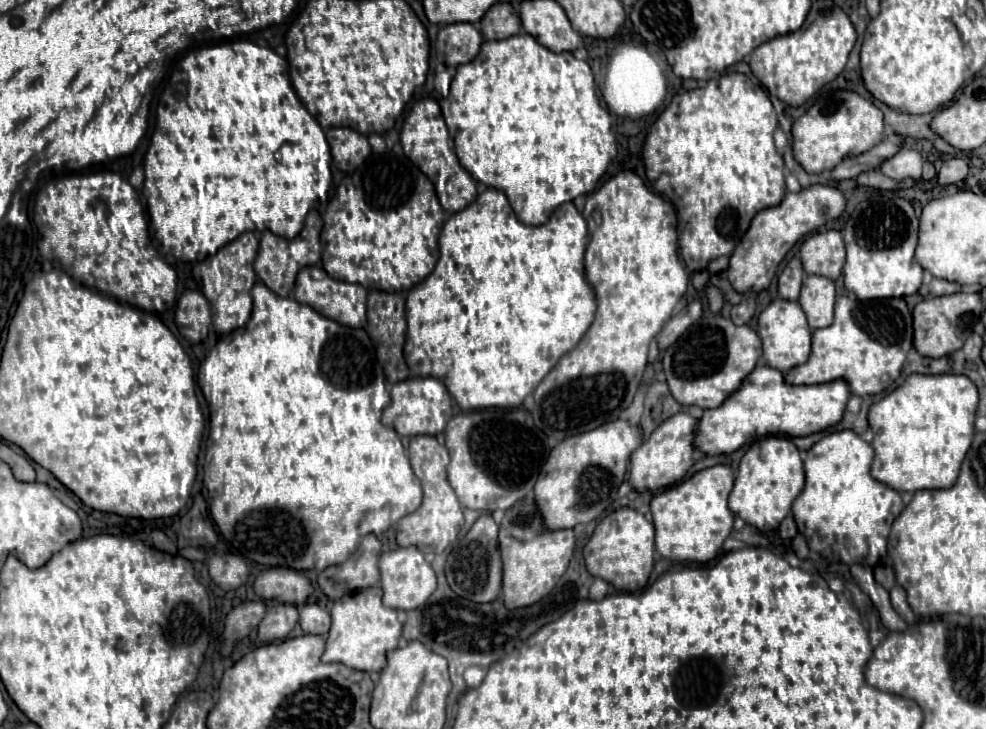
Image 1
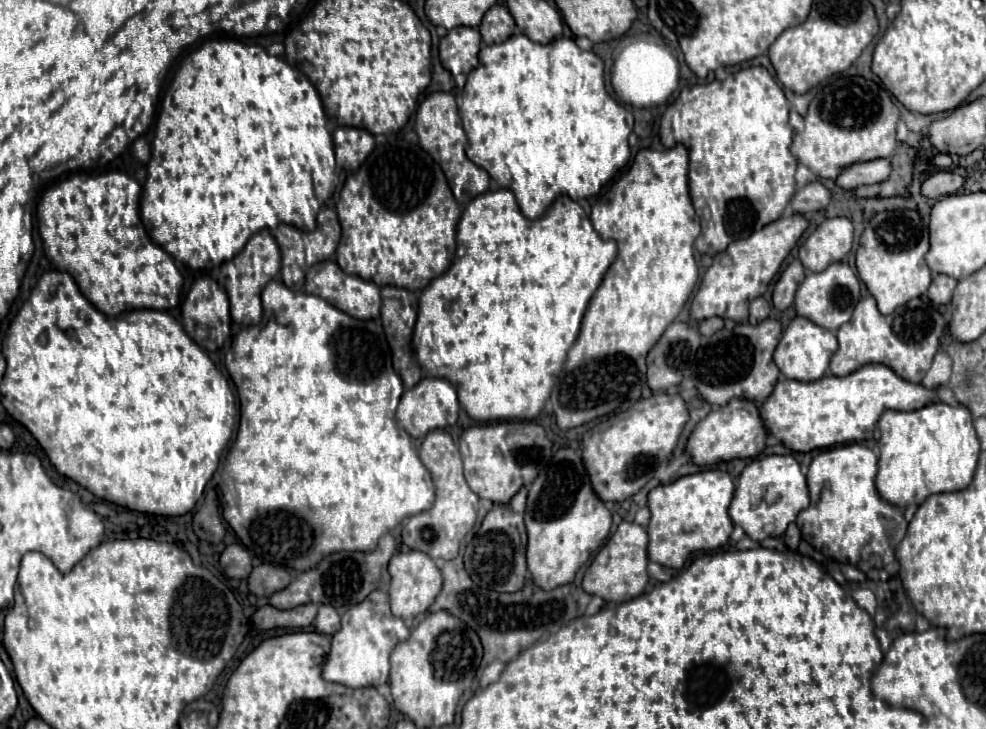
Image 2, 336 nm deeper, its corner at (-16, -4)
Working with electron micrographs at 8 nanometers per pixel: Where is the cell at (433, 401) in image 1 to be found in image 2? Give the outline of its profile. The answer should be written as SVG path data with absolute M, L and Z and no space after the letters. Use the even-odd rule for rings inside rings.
M426 377L416 387L404 391L400 405L396 409L396 421L412 437L424 437L432 429L444 429L444 427L454 425L458 419L458 409L460 405L458 405L456 389L446 379Z

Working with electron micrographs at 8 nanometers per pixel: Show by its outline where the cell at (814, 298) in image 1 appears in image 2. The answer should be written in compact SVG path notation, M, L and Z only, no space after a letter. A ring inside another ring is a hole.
M836 261L836 263L830 263L820 273L808 273L806 275L804 283L796 291L794 307L796 307L796 313L800 317L810 319L812 323L816 323L828 331L836 331L840 325L844 325L852 317L852 311L854 311L858 299L860 299L858 277L852 273L848 263Z

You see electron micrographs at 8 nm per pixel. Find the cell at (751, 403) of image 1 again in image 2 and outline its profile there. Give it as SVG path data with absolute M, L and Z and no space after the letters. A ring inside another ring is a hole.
M870 363L846 377L822 377L812 383L804 381L778 381L772 395L766 399L764 419L772 427L772 435L782 439L792 451L814 451L842 443L858 443L870 439L880 415L886 409L914 411L934 403L938 391L924 385L910 383L898 377L890 367Z

